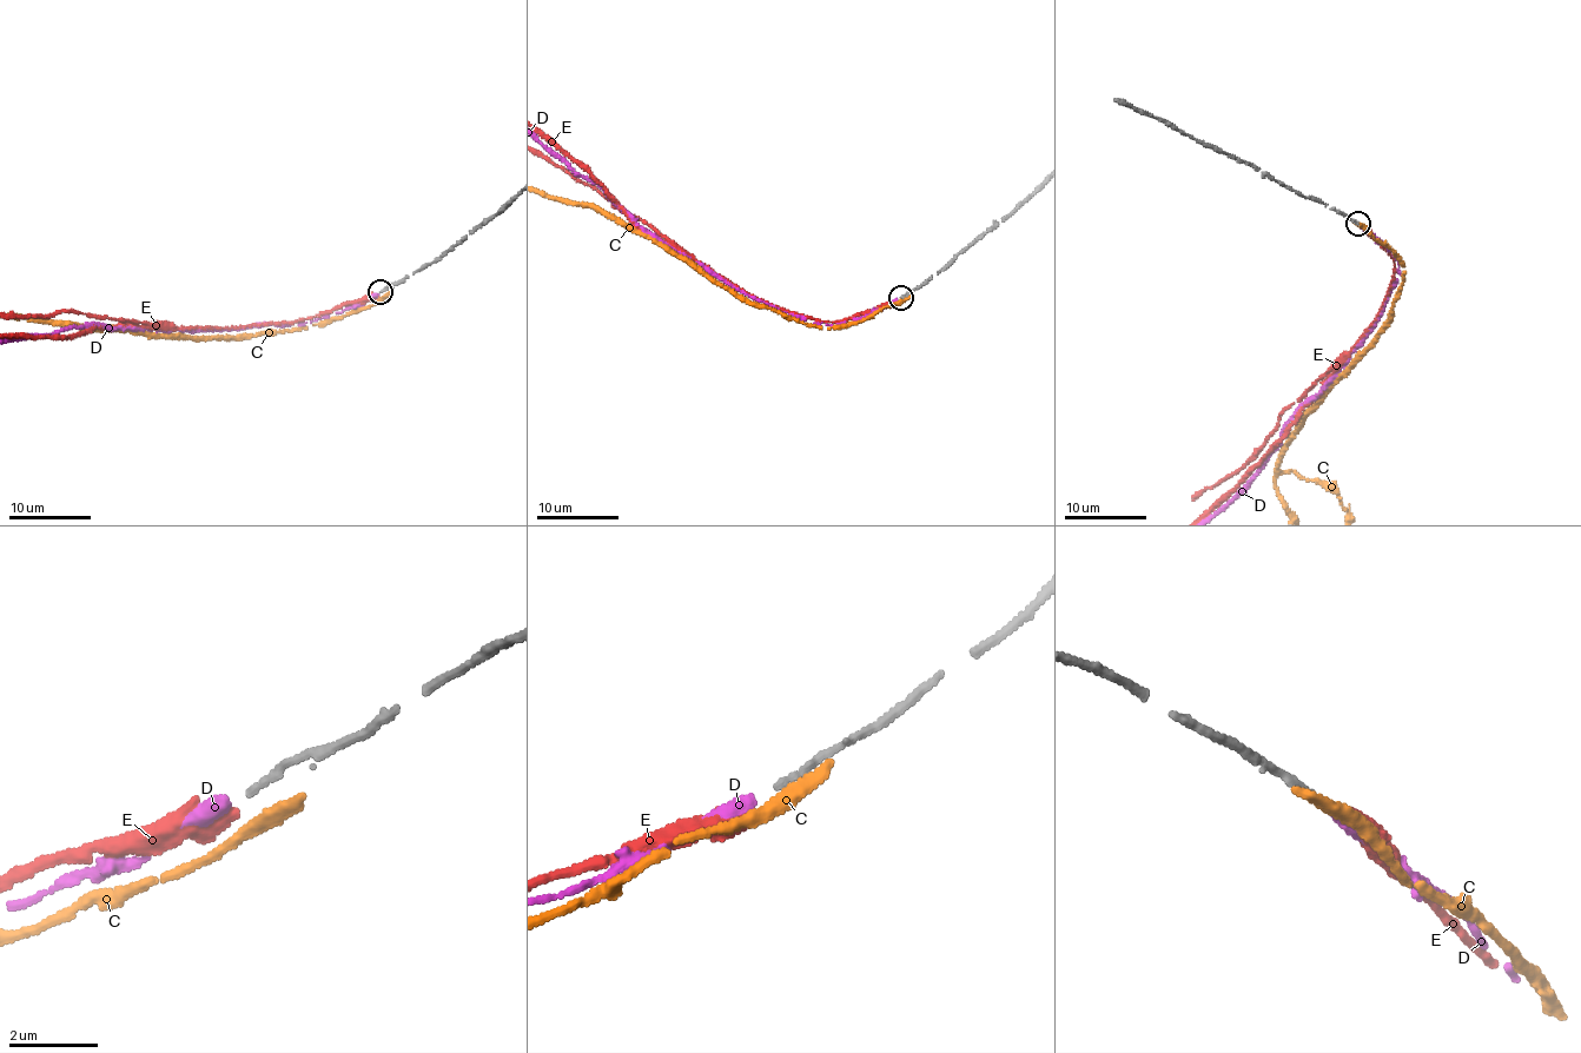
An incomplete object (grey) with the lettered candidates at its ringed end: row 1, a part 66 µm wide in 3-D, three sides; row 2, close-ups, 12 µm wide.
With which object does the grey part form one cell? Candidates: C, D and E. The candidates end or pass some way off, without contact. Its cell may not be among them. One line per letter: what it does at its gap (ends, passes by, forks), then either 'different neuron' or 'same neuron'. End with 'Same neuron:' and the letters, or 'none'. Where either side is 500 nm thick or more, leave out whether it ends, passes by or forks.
C: it ends; different neuron
D: it ends; same neuron
E: it ends; different neuron
Same neuron: D

